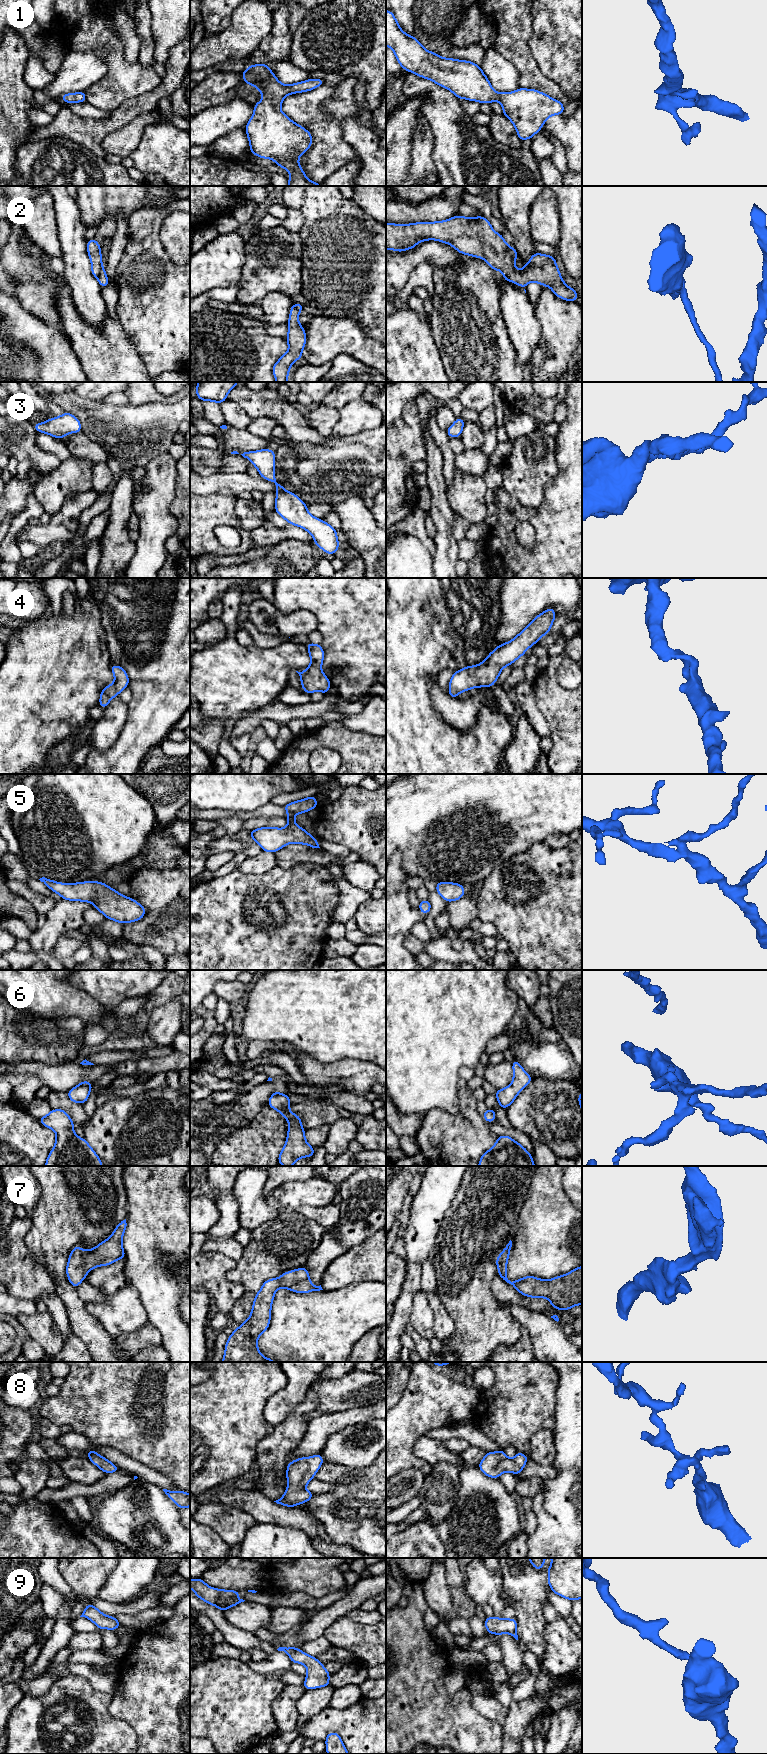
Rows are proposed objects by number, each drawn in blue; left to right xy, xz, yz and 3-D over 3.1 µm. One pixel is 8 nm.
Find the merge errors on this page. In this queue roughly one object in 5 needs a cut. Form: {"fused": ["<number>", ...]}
{"fused": ["2"]}

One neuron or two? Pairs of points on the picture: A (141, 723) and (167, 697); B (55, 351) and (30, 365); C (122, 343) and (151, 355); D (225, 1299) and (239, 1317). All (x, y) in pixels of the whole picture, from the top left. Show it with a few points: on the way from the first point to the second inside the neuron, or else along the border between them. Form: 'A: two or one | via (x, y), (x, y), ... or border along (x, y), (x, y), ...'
A: one | via (147, 717), (161, 703)
B: two | border along (21, 344), (34, 354), (37, 359), (38, 371)
C: two | border along (124, 329), (134, 342), (146, 371)
D: two | border along (245, 1291), (227, 1313)

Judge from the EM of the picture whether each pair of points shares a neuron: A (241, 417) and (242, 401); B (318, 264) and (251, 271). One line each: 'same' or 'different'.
A: different
B: different

